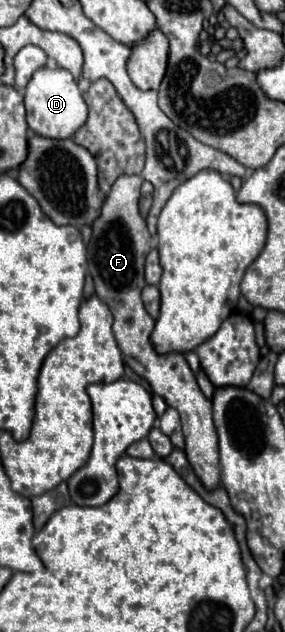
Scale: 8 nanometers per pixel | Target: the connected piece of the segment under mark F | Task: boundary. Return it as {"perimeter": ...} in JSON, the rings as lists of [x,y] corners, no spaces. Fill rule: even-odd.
{"perimeter":[[[120,175],[120,179],[116,179],[116,183],[112,185],[110,193],[104,199],[102,205],[102,213],[96,219],[96,223],[92,223],[92,239],[88,243],[88,271],[94,279],[96,285],[96,295],[100,301],[104,301],[112,315],[114,315],[114,337],[118,341],[118,347],[122,351],[122,359],[124,363],[138,373],[140,377],[144,377],[152,391],[156,395],[160,395],[168,407],[176,409],[180,413],[182,419],[182,431],[184,431],[184,439],[186,439],[186,457],[190,461],[190,465],[194,467],[198,479],[206,485],[206,489],[216,489],[220,485],[220,463],[218,463],[218,435],[212,423],[212,401],[206,399],[196,383],[196,377],[192,373],[192,369],[188,367],[188,361],[182,353],[158,353],[150,341],[150,333],[154,329],[154,319],[148,315],[148,311],[144,309],[142,303],[142,289],[146,285],[144,281],[144,259],[150,251],[150,233],[146,229],[146,221],[142,219],[140,211],[138,211],[138,199],[140,199],[140,187],[142,187],[142,179],[138,175]]]}

